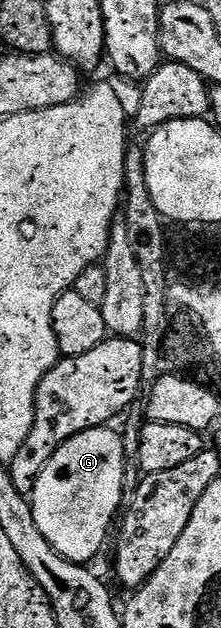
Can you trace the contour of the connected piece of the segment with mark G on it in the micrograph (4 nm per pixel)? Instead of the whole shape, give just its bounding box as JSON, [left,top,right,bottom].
[29,425,124,565]

